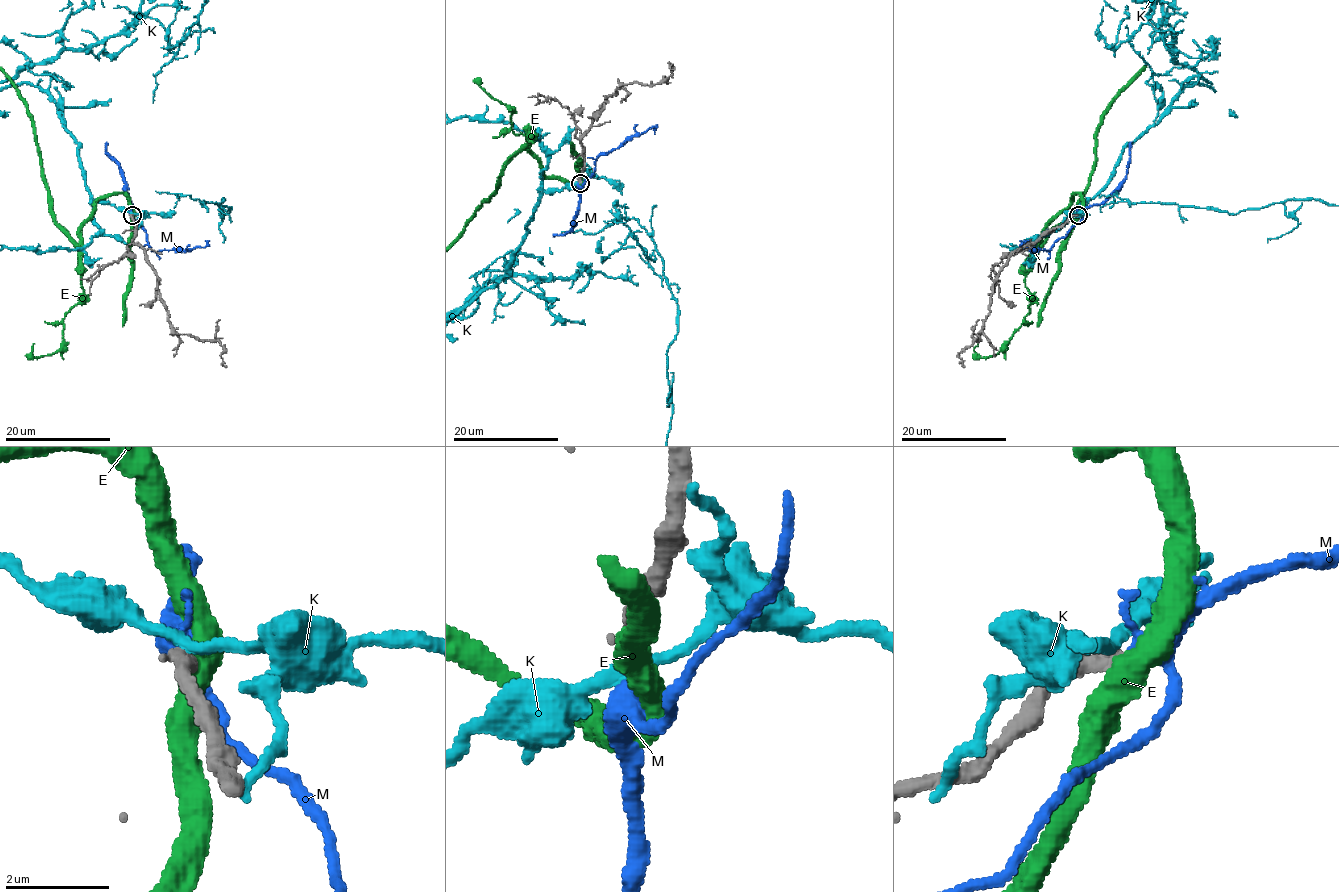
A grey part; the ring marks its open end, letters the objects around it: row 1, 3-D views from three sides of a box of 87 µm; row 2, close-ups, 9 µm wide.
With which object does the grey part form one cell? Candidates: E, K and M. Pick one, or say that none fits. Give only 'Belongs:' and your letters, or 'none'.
Belongs: M

